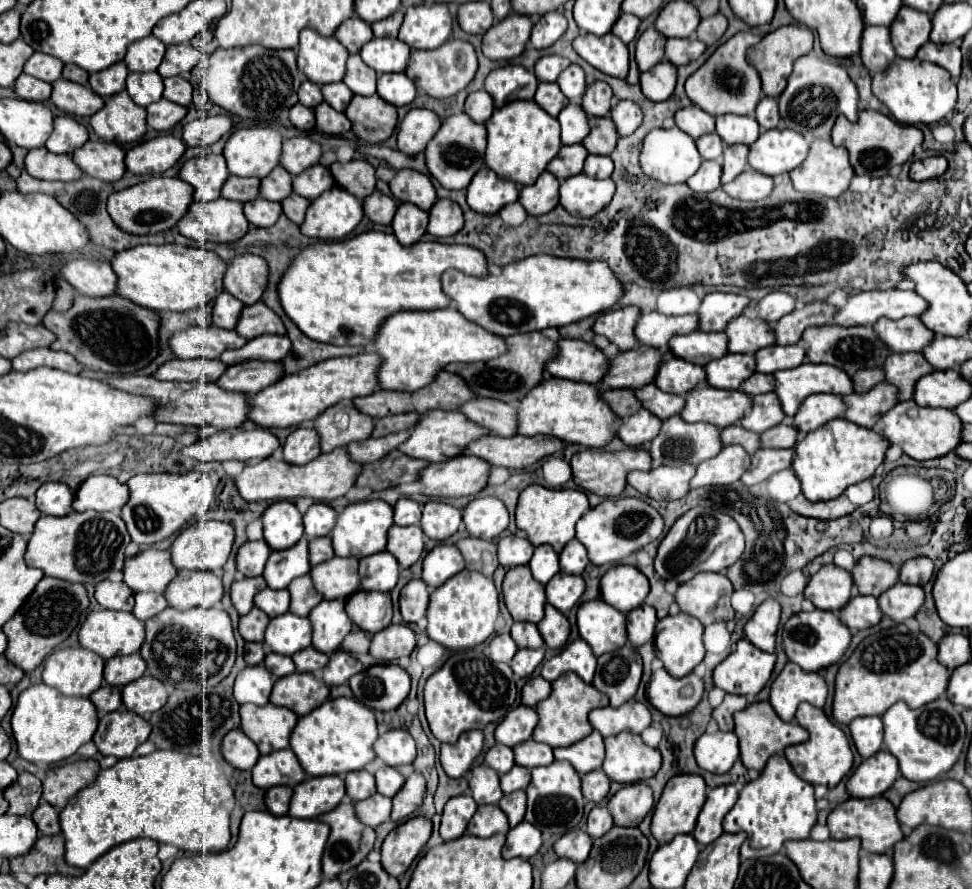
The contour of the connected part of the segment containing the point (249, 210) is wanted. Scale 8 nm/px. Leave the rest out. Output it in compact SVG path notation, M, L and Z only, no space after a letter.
M256 198L256 200L244 204L246 220L260 228L268 228L270 224L276 224L280 214L282 214L282 206L278 202L268 202L268 200Z

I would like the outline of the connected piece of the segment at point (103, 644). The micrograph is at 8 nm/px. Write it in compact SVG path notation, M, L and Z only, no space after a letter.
M94 610L86 616L80 632L80 646L104 660L136 654L144 642L144 624L132 612Z

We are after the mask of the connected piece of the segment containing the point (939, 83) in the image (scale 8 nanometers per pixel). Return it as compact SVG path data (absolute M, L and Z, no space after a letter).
M896 56L890 68L872 76L872 92L902 124L938 122L950 116L956 104L956 84L950 80L950 74L944 68L938 68L938 64L922 62L918 58L904 60Z

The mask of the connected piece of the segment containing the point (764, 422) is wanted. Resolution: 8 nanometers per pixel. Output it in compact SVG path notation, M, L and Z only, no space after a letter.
M774 392L770 394L762 394L762 396L754 396L754 406L750 408L750 412L742 418L742 426L746 430L752 430L756 434L766 432L768 428L780 424L784 420L784 412L780 406L780 400Z

